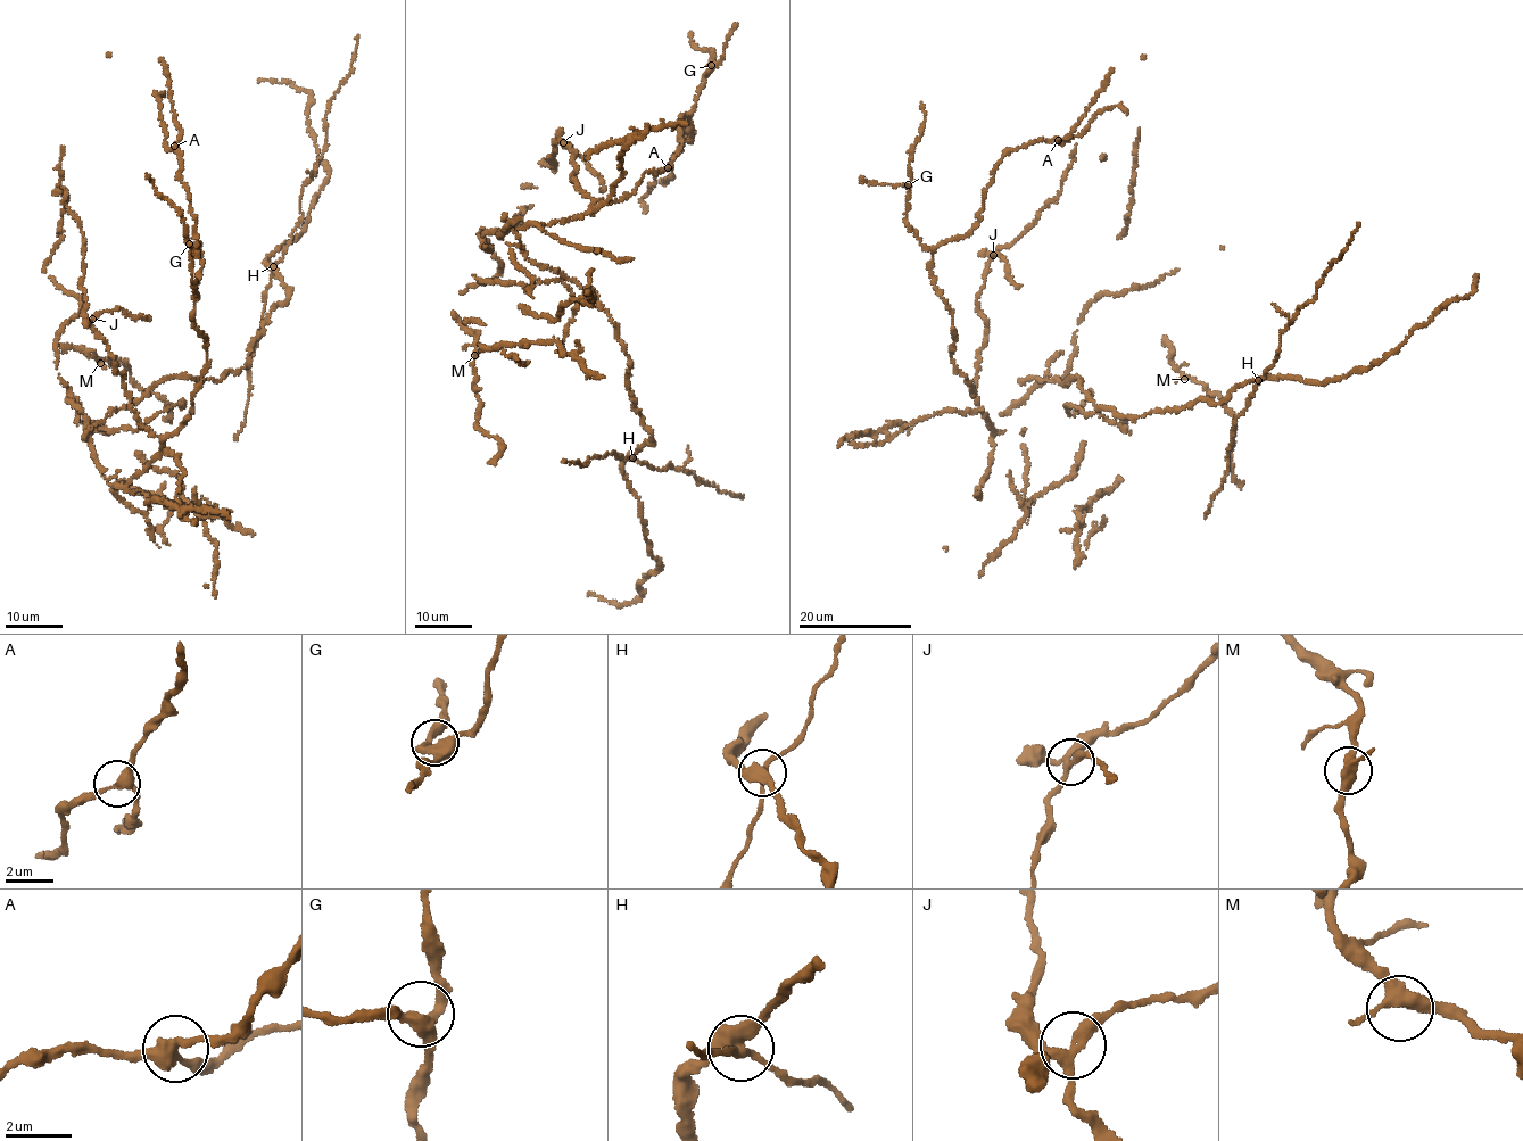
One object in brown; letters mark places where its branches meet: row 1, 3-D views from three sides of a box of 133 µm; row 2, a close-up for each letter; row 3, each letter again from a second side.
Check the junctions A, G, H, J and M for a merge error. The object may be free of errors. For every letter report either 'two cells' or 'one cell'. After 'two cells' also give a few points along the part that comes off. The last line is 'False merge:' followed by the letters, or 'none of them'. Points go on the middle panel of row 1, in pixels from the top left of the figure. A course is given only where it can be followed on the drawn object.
A: one cell
G: one cell
H: two cells; foreign part runs (631, 457), (663, 470), (669, 462), (693, 473), (698, 484), (704, 481), (731, 495), (743, 496)
J: one cell
M: one cell
False merge: H

